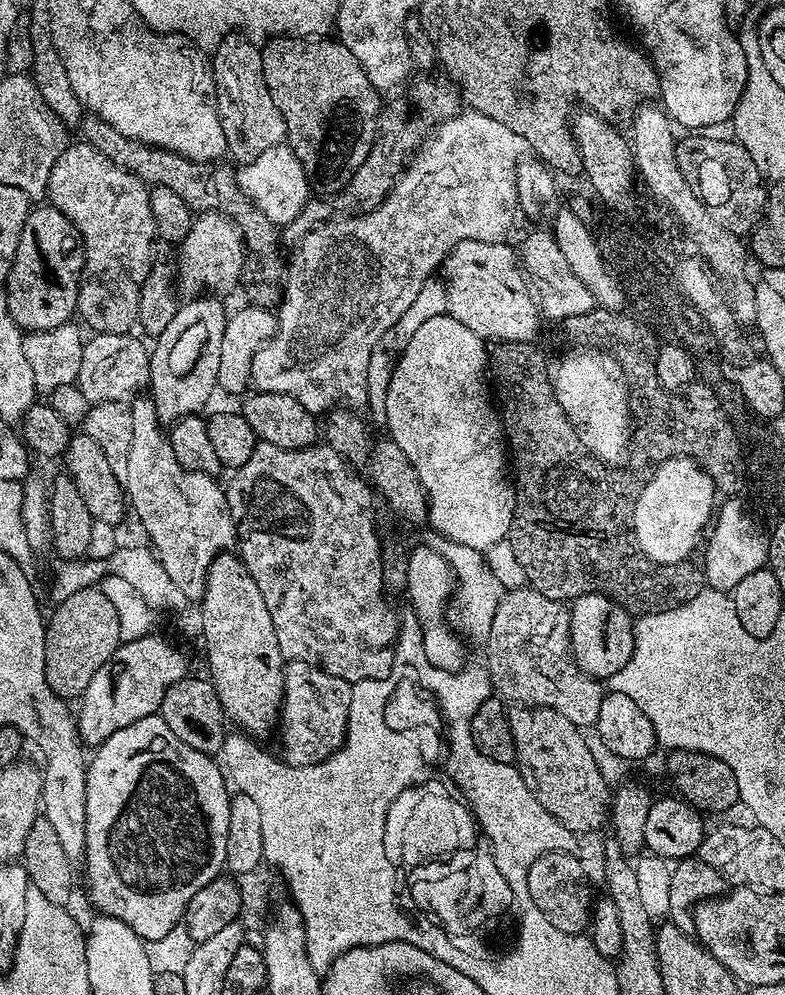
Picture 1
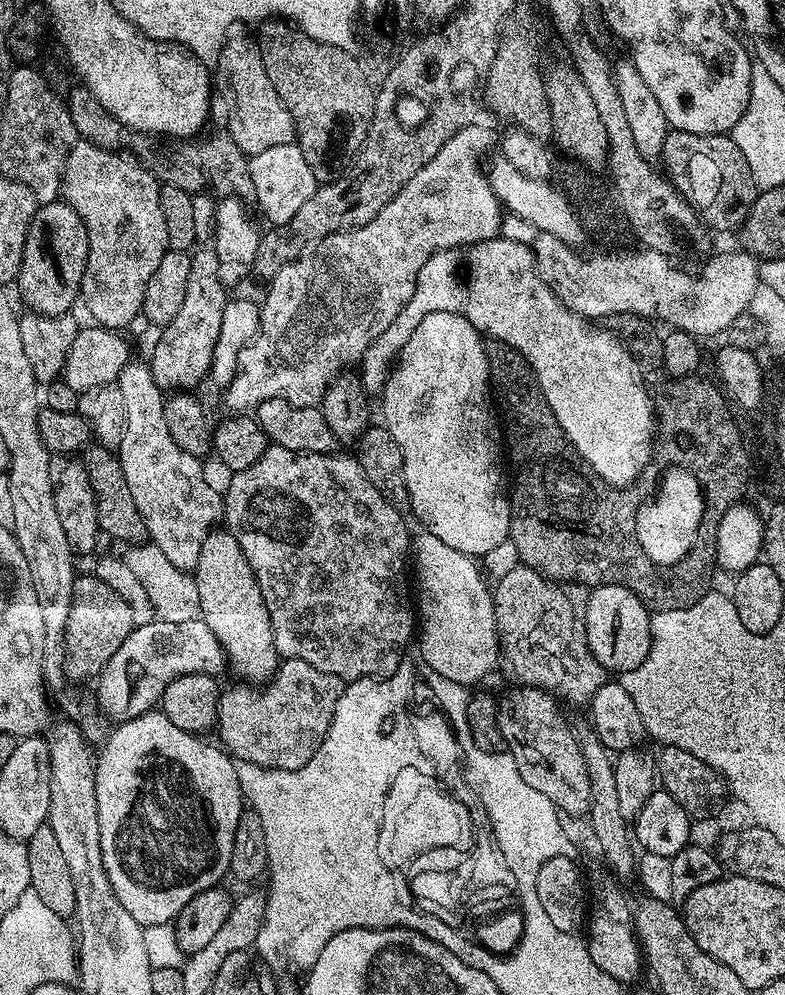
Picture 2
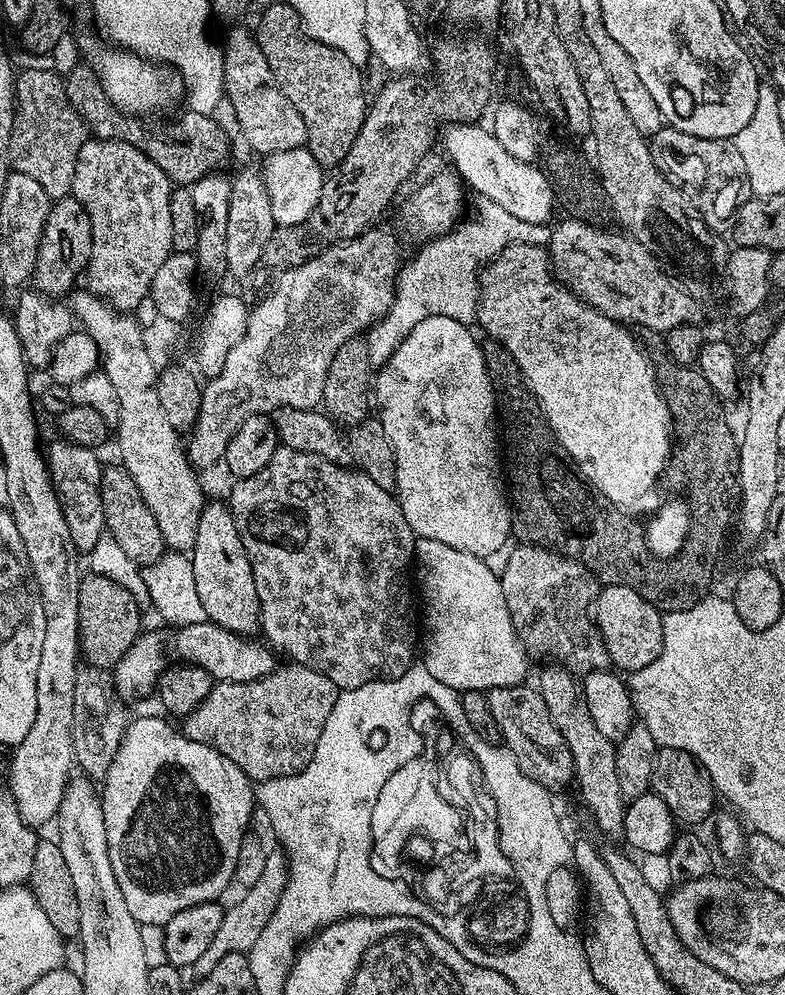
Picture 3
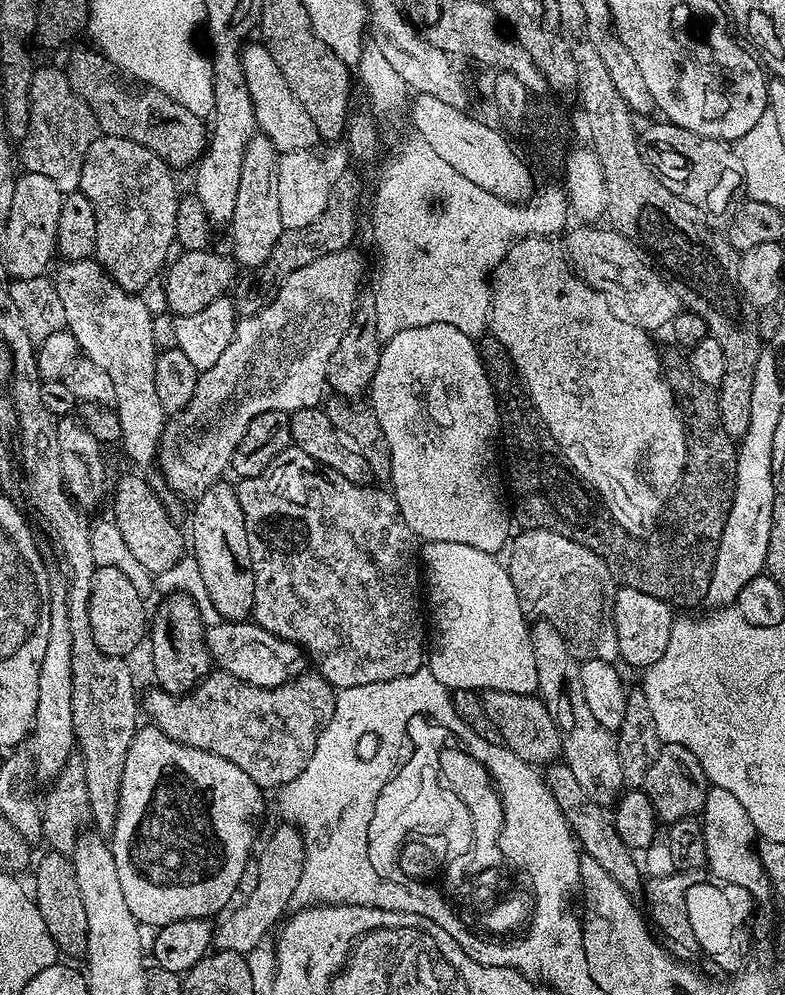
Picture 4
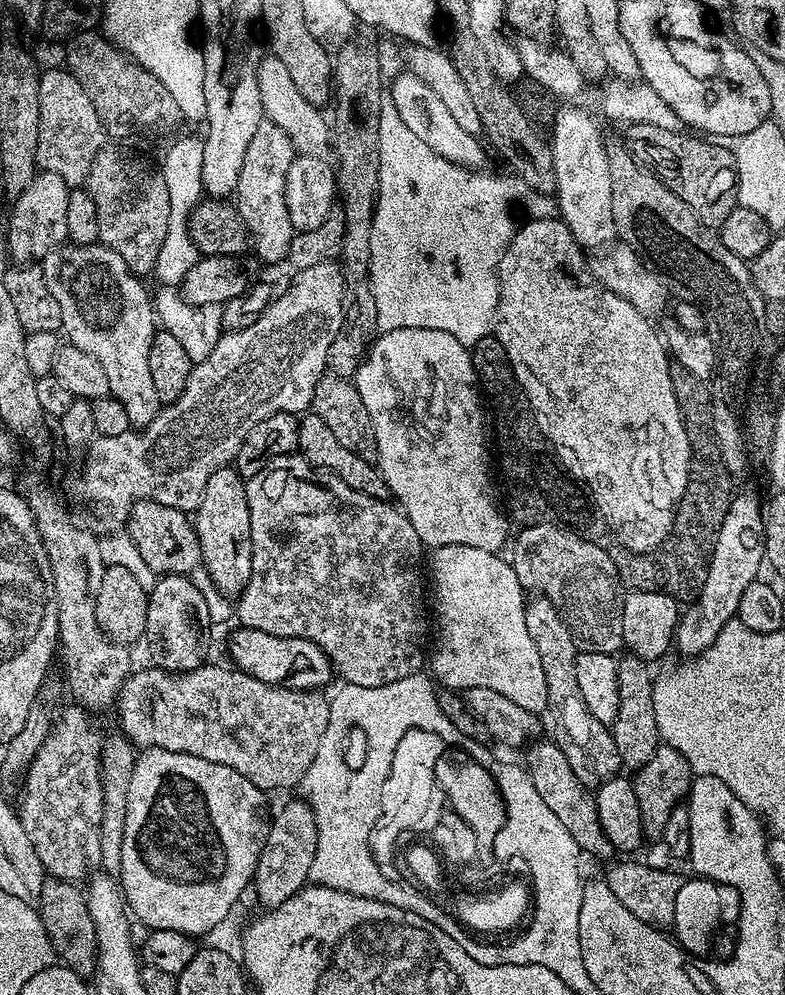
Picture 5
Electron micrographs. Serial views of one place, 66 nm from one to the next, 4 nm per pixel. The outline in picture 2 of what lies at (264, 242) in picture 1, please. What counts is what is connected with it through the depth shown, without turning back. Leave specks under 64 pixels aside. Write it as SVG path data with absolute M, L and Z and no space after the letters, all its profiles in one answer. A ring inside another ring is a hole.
M76 86L76 89L69 96L66 96L66 103L70 118L74 122L74 130L79 139L90 142L99 148L123 150L127 155L135 156L145 168L149 168L156 175L156 179L160 181L161 185L178 186L178 190L189 194L200 194L205 189L213 188L213 190L208 190L211 190L220 198L236 197L245 202L253 199L254 182L250 178L250 170L248 169L249 157L245 156L238 146L238 142L234 142L234 138L228 135L227 131L220 130L220 132L214 133L213 136L205 135L203 138L161 138L152 135L151 132L134 132L122 122L118 122L118 118L110 115L102 106L102 102L93 98L87 88L83 86Z

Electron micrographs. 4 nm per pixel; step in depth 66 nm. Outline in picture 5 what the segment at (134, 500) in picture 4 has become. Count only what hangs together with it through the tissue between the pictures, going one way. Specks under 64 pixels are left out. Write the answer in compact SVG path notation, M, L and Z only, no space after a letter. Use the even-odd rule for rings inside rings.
M138 500L131 508L131 514L128 516L126 530L131 534L131 540L145 559L146 566L158 575L180 574L189 575L193 569L201 565L201 546L198 542L196 527L187 513L178 511L174 507L162 506L153 500Z

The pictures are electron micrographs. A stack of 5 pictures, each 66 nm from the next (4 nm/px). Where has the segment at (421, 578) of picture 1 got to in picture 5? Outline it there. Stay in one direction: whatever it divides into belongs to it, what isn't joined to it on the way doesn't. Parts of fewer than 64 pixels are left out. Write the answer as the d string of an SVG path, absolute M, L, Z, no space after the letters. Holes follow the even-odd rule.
M461 544L433 549L429 553L426 570L433 626L428 666L432 668L430 672L435 681L451 691L465 692L474 688L495 690L510 698L510 702L518 702L522 710L543 713L548 707L546 676L542 658L526 627L526 592L514 570L505 565L501 555L495 552Z

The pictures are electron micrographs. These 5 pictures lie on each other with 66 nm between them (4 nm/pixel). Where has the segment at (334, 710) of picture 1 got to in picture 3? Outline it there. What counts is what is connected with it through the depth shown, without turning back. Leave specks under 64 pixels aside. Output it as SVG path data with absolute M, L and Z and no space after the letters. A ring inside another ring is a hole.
M291 662L277 667L266 678L254 682L234 682L221 680L213 683L212 689L204 701L189 716L183 717L182 731L194 742L202 742L218 754L226 754L230 762L234 762L249 780L273 780L301 772L310 762L314 750L318 746L318 738L326 726L326 718L330 718L330 710L334 710L334 702L338 689L326 674L318 674L318 670L310 670L301 664Z

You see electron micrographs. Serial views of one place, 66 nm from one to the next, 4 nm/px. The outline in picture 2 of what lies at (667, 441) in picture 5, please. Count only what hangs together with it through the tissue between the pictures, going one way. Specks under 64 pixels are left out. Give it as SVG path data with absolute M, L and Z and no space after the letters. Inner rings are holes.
M493 238L480 240L467 252L466 299L462 315L485 337L501 340L514 351L528 355L528 361L537 361L537 371L542 374L554 416L560 419L563 428L568 428L568 436L577 439L578 451L584 452L586 459L592 460L592 465L603 476L608 476L610 482L625 484L632 481L636 468L640 468L648 456L648 428L658 421L656 416L648 420L648 400L644 400L648 388L640 392L640 386L646 380L632 351L615 332L609 332L607 327L589 320L587 316L572 312L554 295L536 271L536 259L529 245Z

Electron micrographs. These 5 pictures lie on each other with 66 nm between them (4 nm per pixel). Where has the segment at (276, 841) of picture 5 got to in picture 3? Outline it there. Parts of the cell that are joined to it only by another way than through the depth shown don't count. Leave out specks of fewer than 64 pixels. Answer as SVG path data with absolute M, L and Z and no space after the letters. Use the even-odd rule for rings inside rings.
M280 850L269 851L266 867L262 869L262 878L258 878L258 882L254 882L254 886L243 889L242 895L244 897L233 908L229 907L225 911L222 926L219 928L218 934L214 934L214 942L210 942L206 954L202 954L202 958L198 958L198 962L194 965L197 977L203 978L206 974L210 974L210 970L214 970L214 966L218 966L218 962L222 962L222 958L226 958L226 954L231 952L246 954L250 950L250 946L254 946L258 934L262 934L266 922L270 922L270 914L274 914L274 910L282 898L282 892L286 890L287 881L287 856Z

